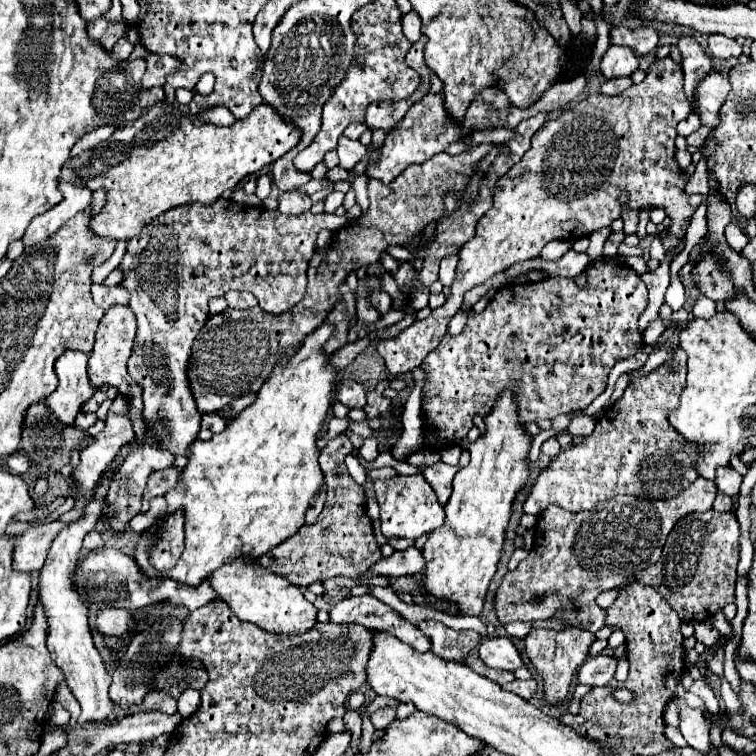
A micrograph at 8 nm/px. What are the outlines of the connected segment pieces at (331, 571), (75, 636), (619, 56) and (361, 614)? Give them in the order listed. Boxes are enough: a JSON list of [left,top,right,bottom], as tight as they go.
[[259,435,383,587],[39,503,113,723],[601,45,639,79],[329,595,431,653]]

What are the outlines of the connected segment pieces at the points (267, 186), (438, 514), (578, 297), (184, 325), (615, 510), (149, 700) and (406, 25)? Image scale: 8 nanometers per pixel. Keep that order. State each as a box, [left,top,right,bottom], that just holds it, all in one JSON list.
[[255,175,271,201],[373,475,443,539],[421,259,647,445],[121,197,347,455],[495,477,717,633],[139,691,177,713],[402,11,422,43]]

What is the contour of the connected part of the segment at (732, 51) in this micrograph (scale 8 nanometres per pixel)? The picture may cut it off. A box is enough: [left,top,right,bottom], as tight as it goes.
[709,35,741,59]

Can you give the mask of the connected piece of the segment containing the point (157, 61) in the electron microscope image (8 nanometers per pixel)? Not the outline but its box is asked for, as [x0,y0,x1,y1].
[143,55,181,87]

